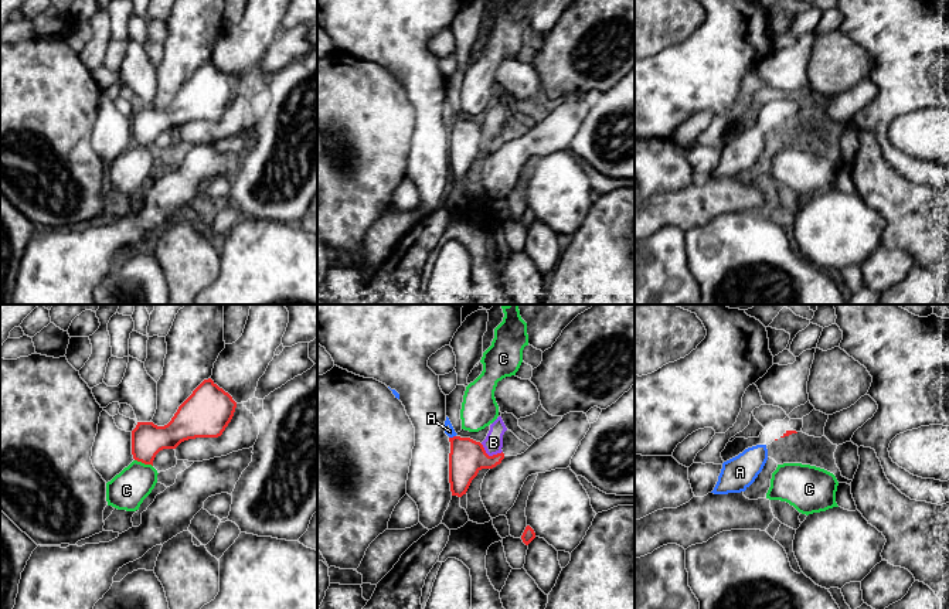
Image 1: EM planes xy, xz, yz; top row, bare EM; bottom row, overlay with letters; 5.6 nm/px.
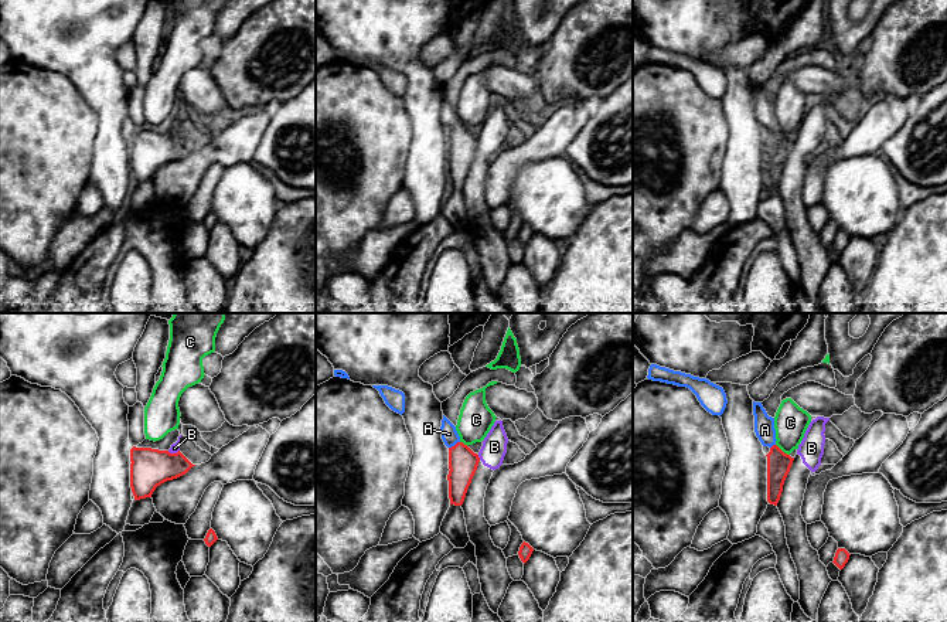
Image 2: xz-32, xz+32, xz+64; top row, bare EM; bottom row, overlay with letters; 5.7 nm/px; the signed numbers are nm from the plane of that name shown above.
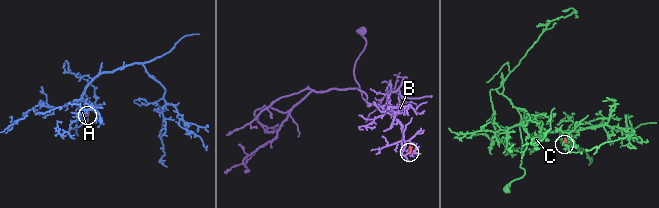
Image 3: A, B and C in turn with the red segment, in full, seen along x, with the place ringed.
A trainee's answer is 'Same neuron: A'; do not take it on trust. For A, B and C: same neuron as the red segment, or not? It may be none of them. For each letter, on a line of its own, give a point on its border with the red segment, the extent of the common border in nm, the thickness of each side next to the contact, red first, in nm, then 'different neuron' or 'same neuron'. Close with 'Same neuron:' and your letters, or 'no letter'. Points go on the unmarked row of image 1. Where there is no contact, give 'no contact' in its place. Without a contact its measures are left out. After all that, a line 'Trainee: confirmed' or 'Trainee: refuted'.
A: contact xz (453, 119); length 40 nm; calibres 200 and 60 nm; same neuron
B: contact xz (490, 139); length 140 nm; calibres 200 and 110 nm; different neuron
C: contact xy (143, 145); length 110 nm; calibres 190 and 220 nm; different neuron
Same neuron: A
Trainee: confirmed

